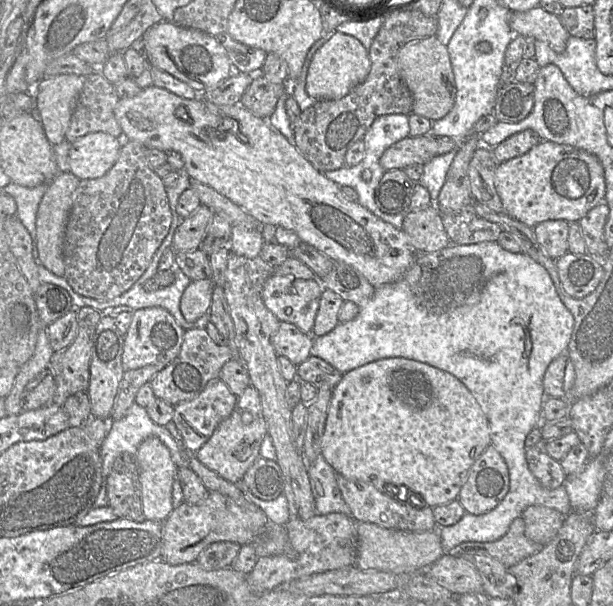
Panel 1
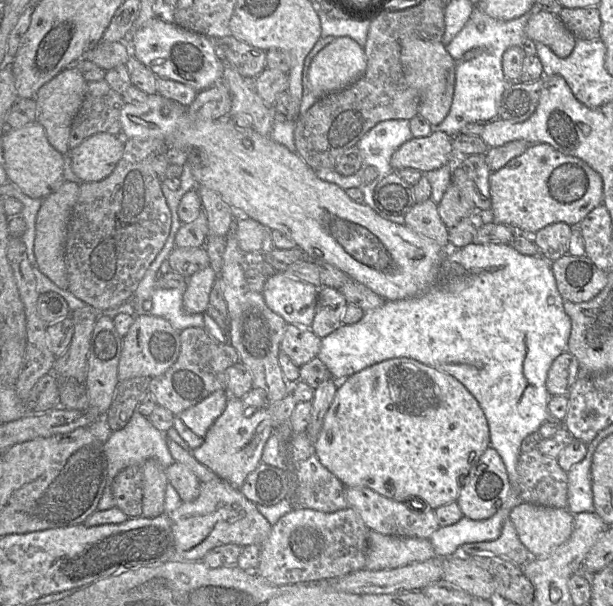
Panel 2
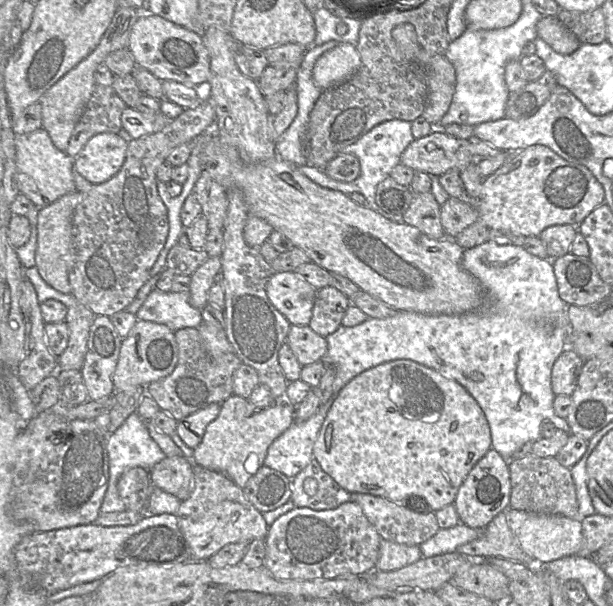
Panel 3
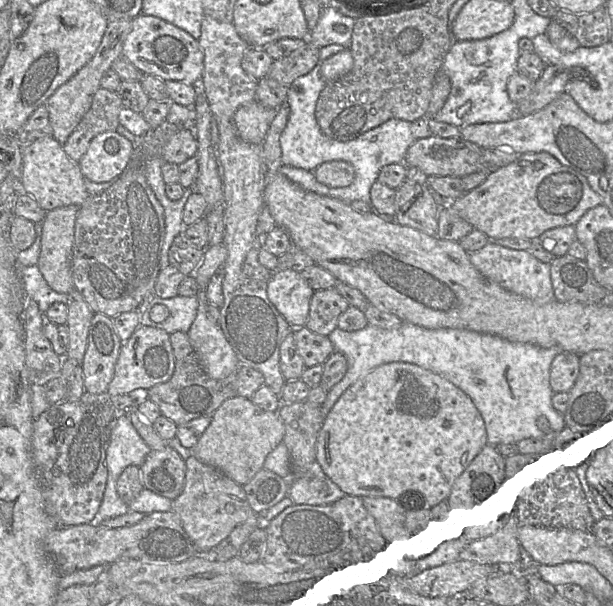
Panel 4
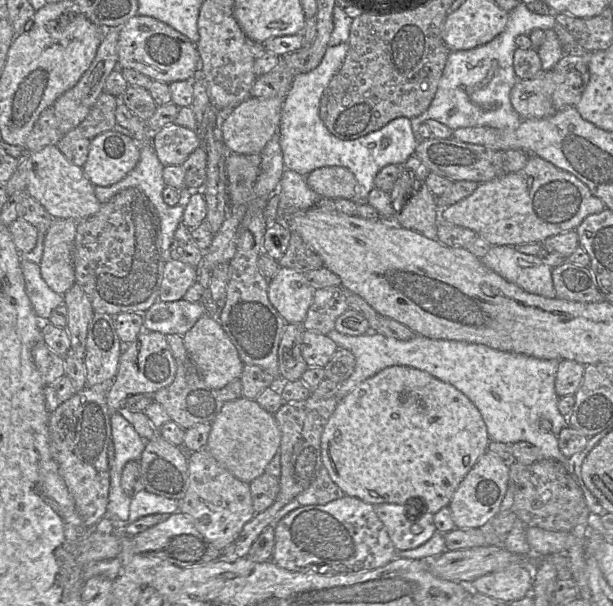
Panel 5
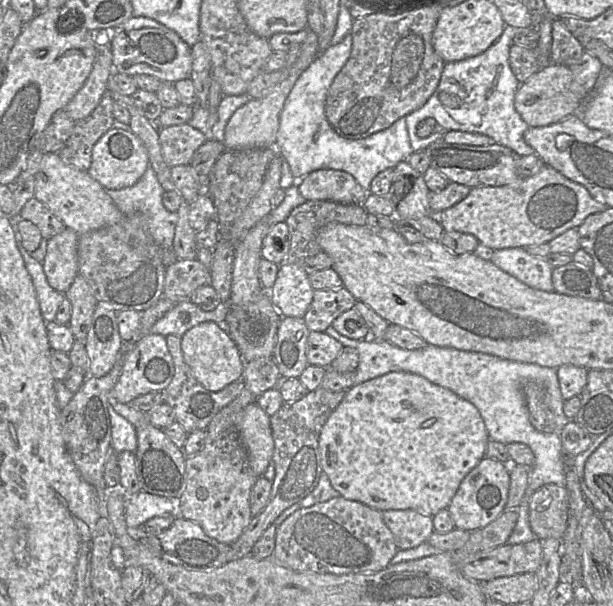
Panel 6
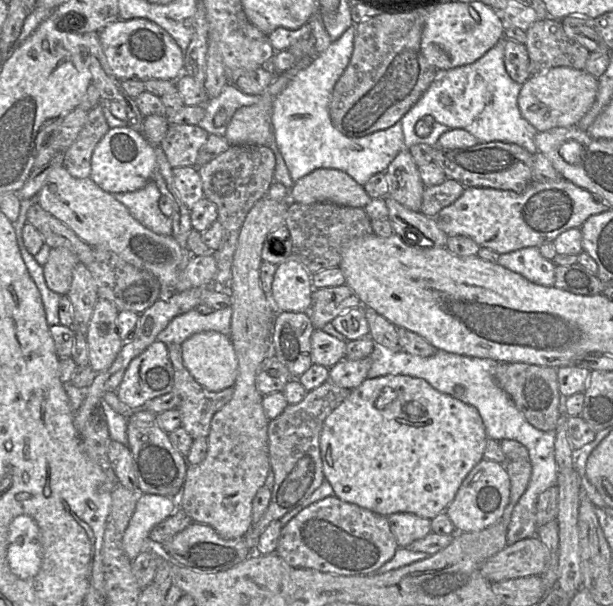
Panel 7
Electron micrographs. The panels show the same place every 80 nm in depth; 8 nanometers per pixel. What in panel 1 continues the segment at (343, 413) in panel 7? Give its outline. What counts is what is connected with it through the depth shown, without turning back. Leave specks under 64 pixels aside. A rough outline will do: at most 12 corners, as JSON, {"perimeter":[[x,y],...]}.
{"perimeter":[[449,372],[343,374],[322,456],[340,475],[458,499],[490,426]]}

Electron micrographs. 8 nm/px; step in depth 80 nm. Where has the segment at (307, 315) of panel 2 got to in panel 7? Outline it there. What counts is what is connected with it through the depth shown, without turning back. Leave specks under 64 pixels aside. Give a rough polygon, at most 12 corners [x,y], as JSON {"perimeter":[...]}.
{"perimeter":[[298,261],[277,265],[271,297],[281,312],[307,312],[312,277]]}

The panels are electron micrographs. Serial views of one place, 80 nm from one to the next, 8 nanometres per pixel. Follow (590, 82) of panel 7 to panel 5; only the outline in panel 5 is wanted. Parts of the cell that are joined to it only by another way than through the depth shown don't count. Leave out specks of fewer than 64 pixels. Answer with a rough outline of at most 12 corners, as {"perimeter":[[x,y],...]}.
{"perimeter":[[552,72],[518,80],[512,107],[524,119],[542,119],[552,104]]}

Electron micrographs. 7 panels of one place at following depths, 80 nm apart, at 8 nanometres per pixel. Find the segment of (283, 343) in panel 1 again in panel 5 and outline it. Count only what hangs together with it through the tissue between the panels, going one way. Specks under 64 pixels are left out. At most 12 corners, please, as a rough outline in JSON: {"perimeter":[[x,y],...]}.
{"perimeter":[[304,329],[308,367],[324,368],[338,348],[328,335]]}

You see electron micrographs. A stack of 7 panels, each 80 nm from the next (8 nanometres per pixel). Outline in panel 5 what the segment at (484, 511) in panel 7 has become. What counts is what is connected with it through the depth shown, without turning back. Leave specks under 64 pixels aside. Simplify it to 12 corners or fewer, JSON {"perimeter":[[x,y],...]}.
{"perimeter":[[486,451],[454,492],[456,528],[500,511],[509,463]]}

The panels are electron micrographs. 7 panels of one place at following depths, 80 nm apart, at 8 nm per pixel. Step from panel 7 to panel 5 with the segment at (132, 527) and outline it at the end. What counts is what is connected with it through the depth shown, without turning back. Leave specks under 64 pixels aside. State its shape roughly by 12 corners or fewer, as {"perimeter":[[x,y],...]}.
{"perimeter":[[143,490],[131,498],[127,522],[175,514],[179,501]]}

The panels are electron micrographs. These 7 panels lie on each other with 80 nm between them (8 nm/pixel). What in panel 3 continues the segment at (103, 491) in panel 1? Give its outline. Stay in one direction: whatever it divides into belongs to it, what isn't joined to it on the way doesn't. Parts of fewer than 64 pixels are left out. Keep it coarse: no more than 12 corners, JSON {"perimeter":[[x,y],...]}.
{"perimeter":[[137,411],[109,436],[101,514],[127,510],[118,480],[166,457]]}

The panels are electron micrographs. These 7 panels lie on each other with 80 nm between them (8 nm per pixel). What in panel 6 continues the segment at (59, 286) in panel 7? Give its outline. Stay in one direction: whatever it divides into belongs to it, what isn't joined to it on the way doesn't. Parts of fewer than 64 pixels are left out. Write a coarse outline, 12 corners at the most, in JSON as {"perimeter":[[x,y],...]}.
{"perimeter":[[78,237],[47,240],[48,284],[65,293],[78,275]]}

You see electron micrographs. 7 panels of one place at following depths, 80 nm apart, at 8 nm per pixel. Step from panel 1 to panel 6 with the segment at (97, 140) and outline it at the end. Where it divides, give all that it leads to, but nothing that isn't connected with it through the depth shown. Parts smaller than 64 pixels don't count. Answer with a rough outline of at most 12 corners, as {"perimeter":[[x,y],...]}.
{"perimeter":[[112,128],[93,146],[88,174],[107,189],[149,167],[141,140]]}

